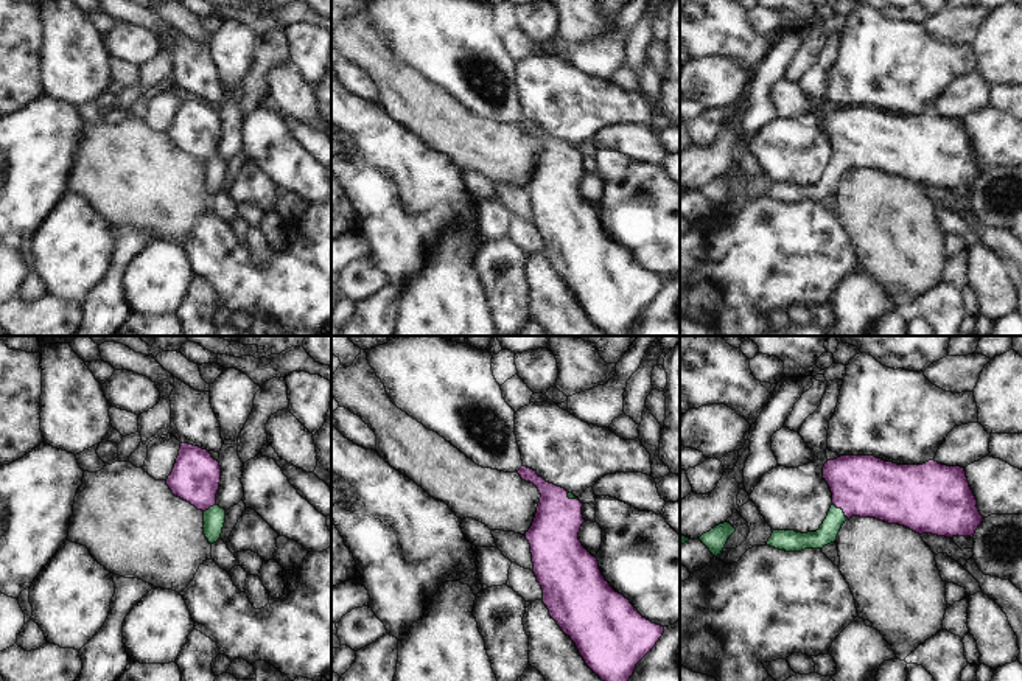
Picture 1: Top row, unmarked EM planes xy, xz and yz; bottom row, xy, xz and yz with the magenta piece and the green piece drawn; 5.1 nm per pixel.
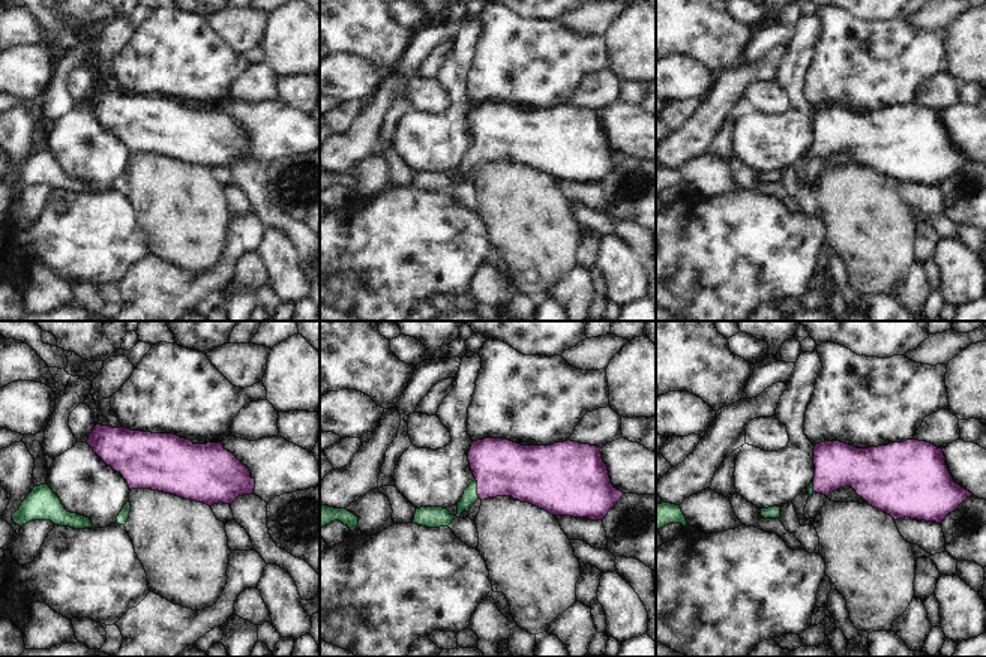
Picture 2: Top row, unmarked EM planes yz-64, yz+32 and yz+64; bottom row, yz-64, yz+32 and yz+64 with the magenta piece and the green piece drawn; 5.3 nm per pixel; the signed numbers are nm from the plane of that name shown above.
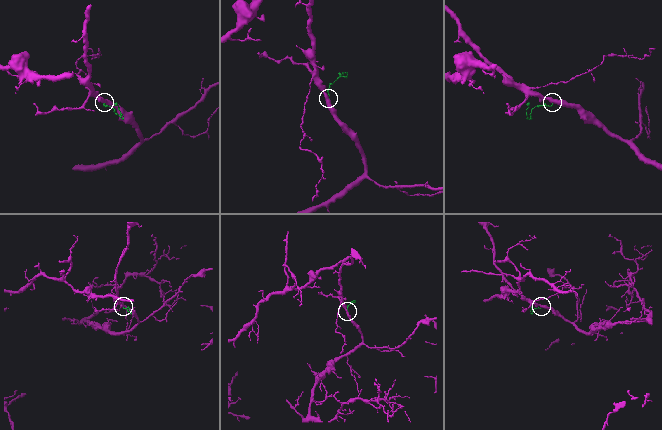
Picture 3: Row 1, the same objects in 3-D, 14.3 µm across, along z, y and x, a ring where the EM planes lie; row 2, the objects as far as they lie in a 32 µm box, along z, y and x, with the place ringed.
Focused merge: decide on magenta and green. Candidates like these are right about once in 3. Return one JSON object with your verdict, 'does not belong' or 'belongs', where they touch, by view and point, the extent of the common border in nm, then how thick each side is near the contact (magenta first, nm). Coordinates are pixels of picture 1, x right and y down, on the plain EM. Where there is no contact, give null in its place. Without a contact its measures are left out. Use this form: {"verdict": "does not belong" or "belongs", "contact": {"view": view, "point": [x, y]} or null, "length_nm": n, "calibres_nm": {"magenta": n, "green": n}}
{"verdict": "belongs", "contact": {"view": "yz", "point": [842, 160]}, "length_nm": 120, "calibres_nm": {"magenta": 320, "green": 100}}

